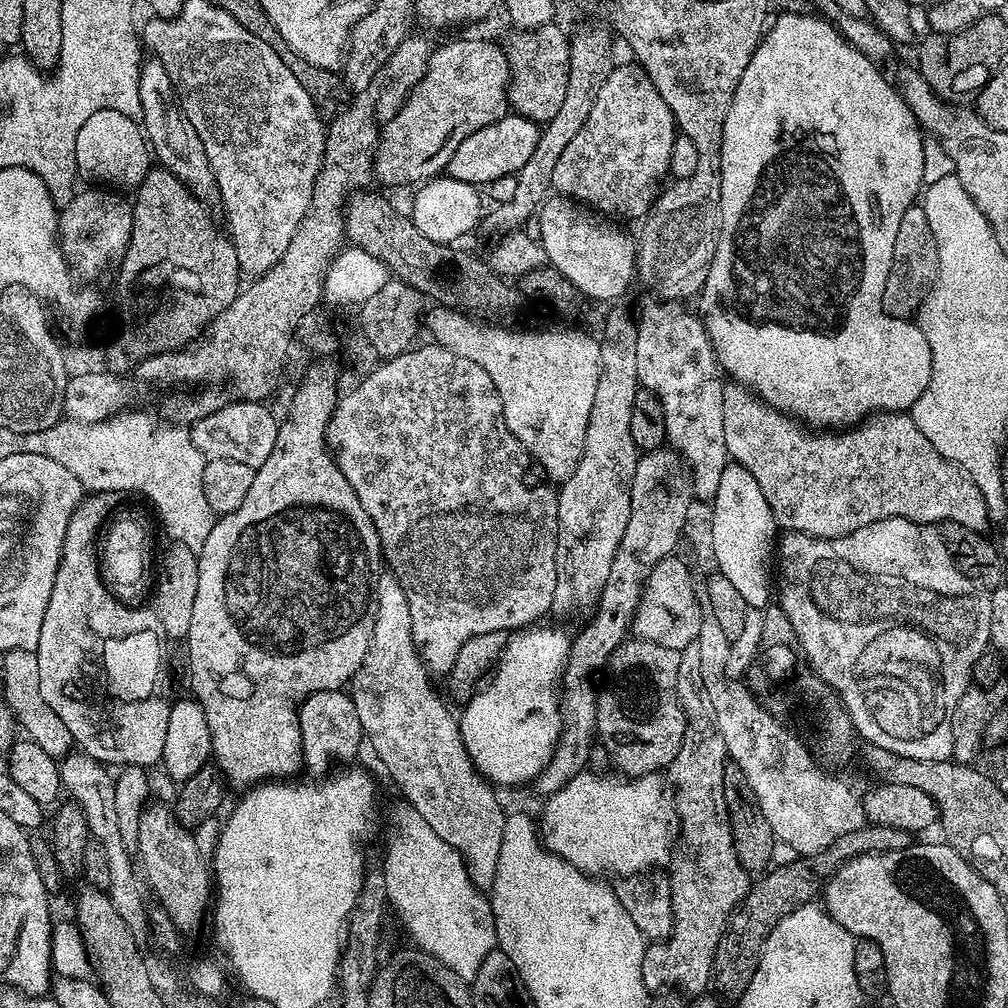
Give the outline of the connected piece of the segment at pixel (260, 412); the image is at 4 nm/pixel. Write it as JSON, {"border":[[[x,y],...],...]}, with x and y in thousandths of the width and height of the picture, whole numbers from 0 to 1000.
{"border":[[[240,396],[221,401],[216,407],[212,407],[212,411],[204,411],[204,415],[189,422],[191,442],[206,456],[241,458],[249,464],[258,464],[260,458],[268,454],[268,446],[272,446],[278,426],[276,413],[266,403],[257,397]]]}

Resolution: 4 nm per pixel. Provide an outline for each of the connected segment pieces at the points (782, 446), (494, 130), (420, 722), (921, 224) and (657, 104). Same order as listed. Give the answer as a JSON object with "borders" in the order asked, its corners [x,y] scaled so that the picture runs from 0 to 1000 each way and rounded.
{"borders":[[[[729,379],[719,380],[716,403],[718,404],[716,407],[716,427],[720,431],[722,451],[729,459],[736,461],[740,466],[744,466],[744,470],[748,470],[752,482],[756,482],[756,490],[760,490],[760,496],[764,498],[770,519],[775,525],[784,528],[799,528],[801,532],[814,532],[822,536],[828,532],[838,532],[863,518],[871,518],[879,514],[899,514],[903,518],[926,522],[936,521],[937,517],[941,516],[969,526],[979,525],[979,520],[982,520],[980,503],[970,486],[970,482],[966,482],[960,469],[955,468],[949,460],[943,460],[927,444],[923,435],[919,435],[919,431],[915,427],[911,427],[911,423],[905,417],[904,412],[896,409],[871,409],[852,423],[846,423],[840,427],[807,427],[795,420],[793,416],[773,409],[771,405],[765,405],[763,401],[758,400],[757,397],[743,389],[738,382]]],[[[511,113],[502,114],[494,121],[486,121],[486,125],[470,129],[466,137],[454,144],[454,149],[450,149],[450,157],[446,157],[444,162],[443,174],[449,175],[454,181],[473,185],[483,185],[494,177],[511,175],[530,152],[537,128],[537,124],[531,123],[529,119]]],[[[378,566],[373,572],[373,612],[367,645],[363,645],[359,661],[347,676],[347,689],[351,704],[355,704],[355,716],[364,737],[369,737],[374,752],[381,757],[382,764],[389,769],[390,776],[405,793],[402,795],[415,804],[415,808],[419,808],[423,815],[427,815],[427,823],[431,823],[435,831],[446,835],[446,839],[454,843],[472,880],[484,883],[490,875],[490,863],[494,863],[494,843],[498,843],[502,805],[500,806],[495,792],[492,791],[493,783],[468,758],[466,748],[456,731],[453,711],[450,706],[448,710],[447,704],[440,699],[440,694],[433,688],[428,674],[430,672],[409,635],[407,597],[403,597],[403,585],[399,585],[399,577],[395,577],[391,568]]],[[[913,204],[903,205],[899,212],[895,212],[895,224],[891,224],[891,236],[887,236],[885,271],[881,273],[877,289],[878,310],[892,317],[908,314],[913,309],[913,301],[917,299],[917,294],[929,276],[930,262],[931,248],[917,207]]],[[[627,62],[620,67],[608,66],[577,124],[577,129],[563,142],[553,165],[550,166],[548,186],[555,193],[570,198],[600,216],[634,219],[642,215],[643,207],[647,205],[647,182],[663,171],[665,149],[669,149],[672,134],[671,117],[665,105],[651,91],[638,67]]]]}

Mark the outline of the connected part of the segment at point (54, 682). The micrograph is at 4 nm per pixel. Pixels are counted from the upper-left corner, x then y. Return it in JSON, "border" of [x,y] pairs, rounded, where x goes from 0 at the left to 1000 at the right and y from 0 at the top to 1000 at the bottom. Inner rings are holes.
{"border":[[[97,488],[84,491],[78,502],[73,506],[69,518],[65,522],[65,538],[62,538],[62,554],[58,562],[58,569],[54,569],[54,585],[50,585],[50,597],[46,597],[46,613],[42,613],[42,629],[38,629],[38,641],[36,642],[36,652],[38,653],[38,673],[40,674],[42,692],[65,716],[65,724],[69,724],[74,741],[78,745],[84,746],[86,750],[91,750],[104,760],[126,760],[135,758],[141,763],[146,763],[147,758],[158,759],[163,753],[163,741],[165,740],[165,724],[169,720],[169,704],[172,695],[167,694],[167,667],[163,664],[163,650],[167,647],[169,636],[164,631],[161,621],[157,617],[154,606],[150,602],[128,601],[120,599],[114,591],[107,585],[102,571],[99,570],[99,558],[97,555],[97,533],[105,517],[112,511],[115,496],[114,488]]]}

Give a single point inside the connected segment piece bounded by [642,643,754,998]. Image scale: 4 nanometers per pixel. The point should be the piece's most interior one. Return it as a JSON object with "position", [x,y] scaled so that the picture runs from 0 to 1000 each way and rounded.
{"position":[702,876]}

